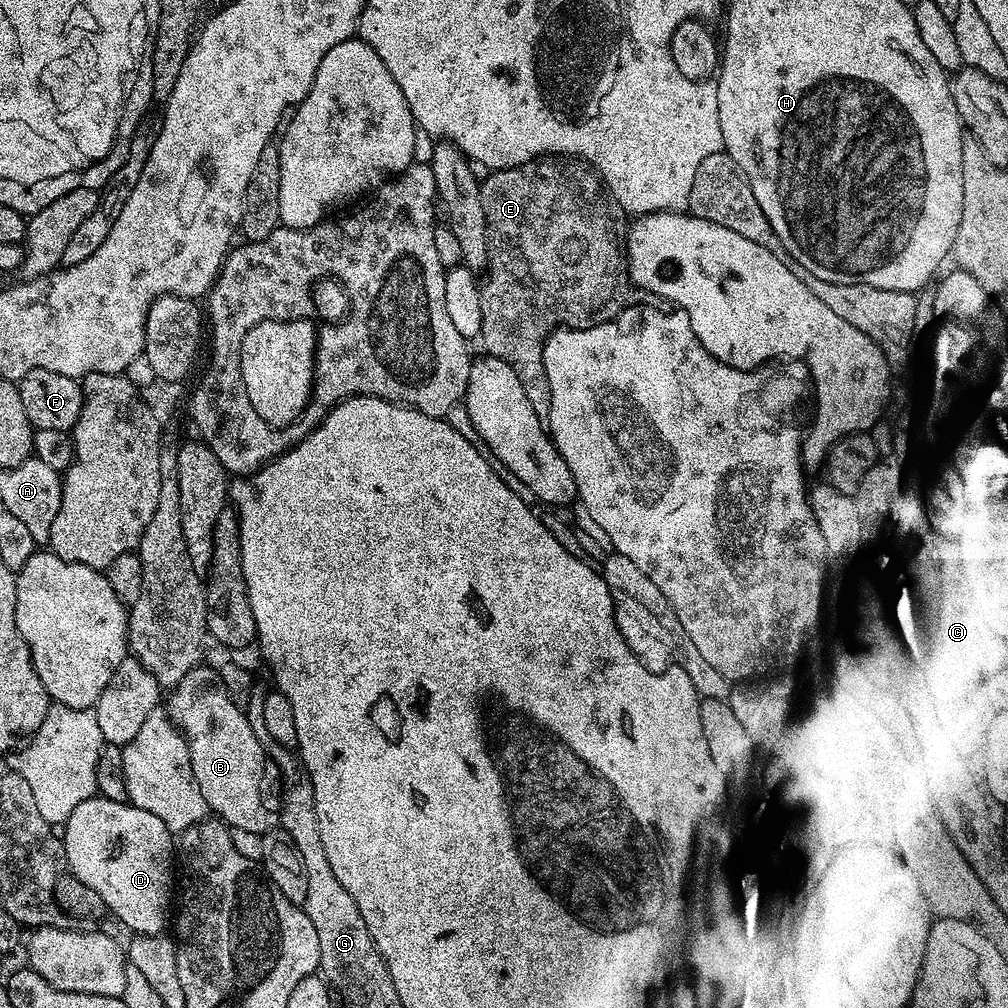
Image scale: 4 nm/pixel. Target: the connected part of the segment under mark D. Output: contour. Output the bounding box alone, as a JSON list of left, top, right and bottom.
[62,794,174,936]

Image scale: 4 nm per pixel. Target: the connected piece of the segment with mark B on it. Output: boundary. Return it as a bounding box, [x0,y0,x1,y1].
[167,667,282,832]

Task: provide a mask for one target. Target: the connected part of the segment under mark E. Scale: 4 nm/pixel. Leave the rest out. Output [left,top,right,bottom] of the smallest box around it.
[479,158,638,421]

